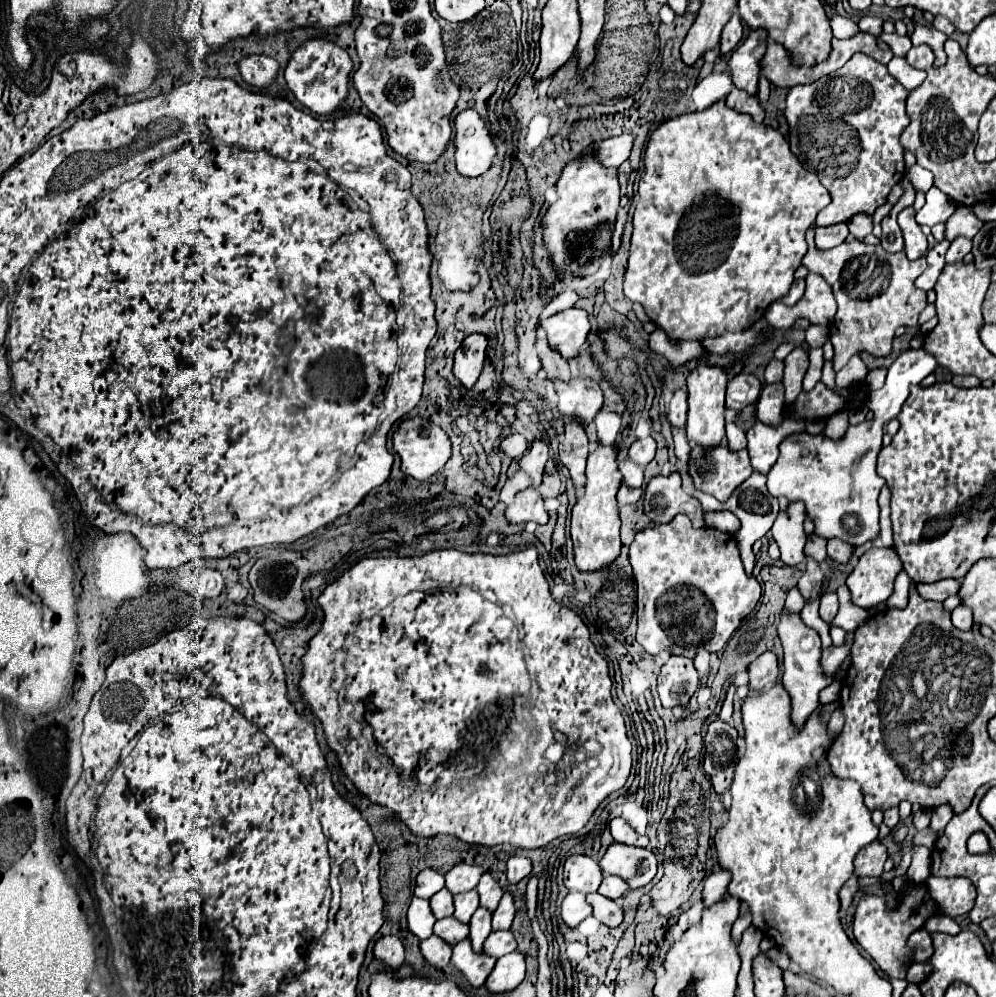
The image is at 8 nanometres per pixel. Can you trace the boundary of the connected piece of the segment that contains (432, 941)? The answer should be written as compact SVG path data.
M431 935L429 939L421 941L421 953L423 953L423 957L427 959L427 963L443 969L443 967L451 961L453 947L451 947L447 941L443 941L441 937Z

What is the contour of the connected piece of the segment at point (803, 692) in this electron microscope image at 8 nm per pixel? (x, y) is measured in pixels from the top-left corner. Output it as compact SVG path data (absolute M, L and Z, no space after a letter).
M787 609L781 613L781 621L777 627L779 639L783 643L783 685L791 695L793 701L793 723L797 727L803 725L803 721L807 721L807 717L813 713L813 709L819 703L819 691L825 689L827 685L833 683L835 675L825 675L823 667L821 667L821 639L817 637L817 633L813 633L813 629L809 629L799 613L789 613Z

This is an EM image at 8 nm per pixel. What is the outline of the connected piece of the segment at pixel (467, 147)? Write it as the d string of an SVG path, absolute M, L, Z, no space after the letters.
M467 109L455 119L455 161L457 171L465 177L479 177L491 169L497 155L493 133L483 117Z

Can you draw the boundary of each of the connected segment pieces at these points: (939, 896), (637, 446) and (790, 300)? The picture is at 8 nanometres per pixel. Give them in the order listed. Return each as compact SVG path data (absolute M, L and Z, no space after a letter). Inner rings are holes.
M931 875L925 883L933 899L939 903L943 913L949 917L967 915L975 905L975 897L977 897L975 885L965 877L939 879Z
M653 437L637 439L637 441L629 447L629 459L635 461L637 465L645 467L645 465L655 457L655 451L657 451L657 443L655 443Z
M797 279L797 281L793 281L789 293L785 297L781 297L779 301L785 305L795 305L803 297L803 293L805 293L805 279Z

